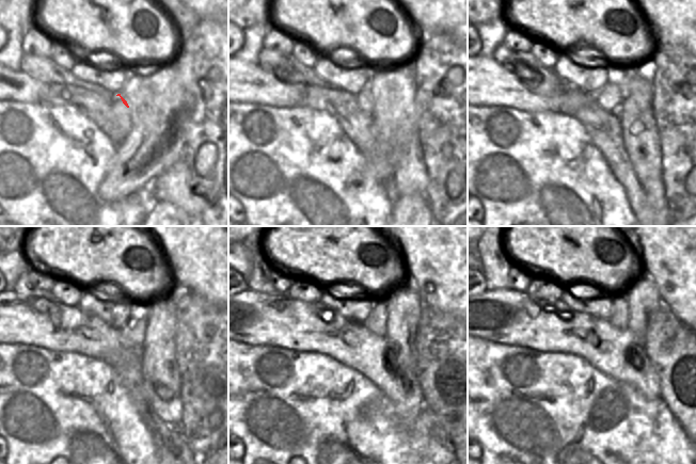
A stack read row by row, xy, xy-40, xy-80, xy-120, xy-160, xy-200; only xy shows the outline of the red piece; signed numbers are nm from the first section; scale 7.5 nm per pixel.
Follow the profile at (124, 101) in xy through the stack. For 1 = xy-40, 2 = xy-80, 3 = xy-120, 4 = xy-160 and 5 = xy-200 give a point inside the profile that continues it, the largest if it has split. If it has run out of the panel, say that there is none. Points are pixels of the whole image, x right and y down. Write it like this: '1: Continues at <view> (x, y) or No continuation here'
1: Continues at xy-40 (364, 97)
2: Continues at xy-80 (610, 96)
3: Continues at xy-120 (132, 334)
4: Continues at xy-160 (376, 322)
5: Continues at xy-200 (619, 317).

